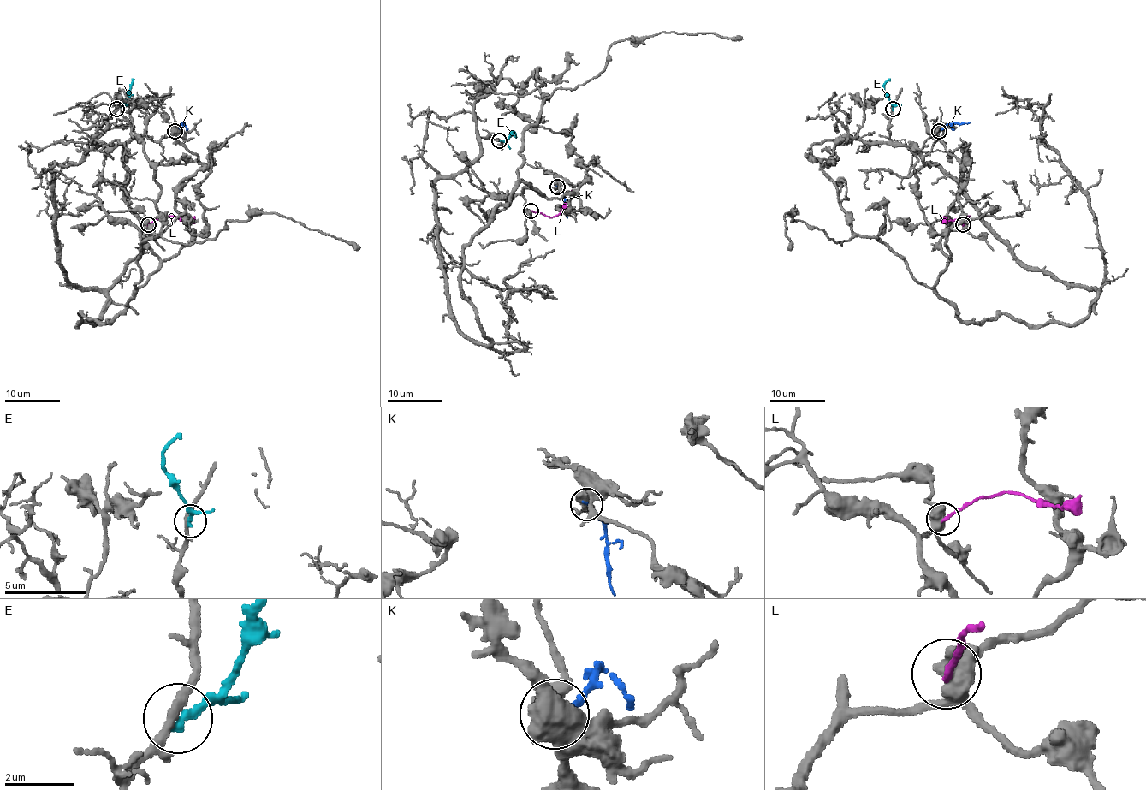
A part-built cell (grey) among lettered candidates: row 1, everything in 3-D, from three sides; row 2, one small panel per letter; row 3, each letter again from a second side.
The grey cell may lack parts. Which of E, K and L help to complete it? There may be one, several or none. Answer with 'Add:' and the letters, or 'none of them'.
Add: none of them

